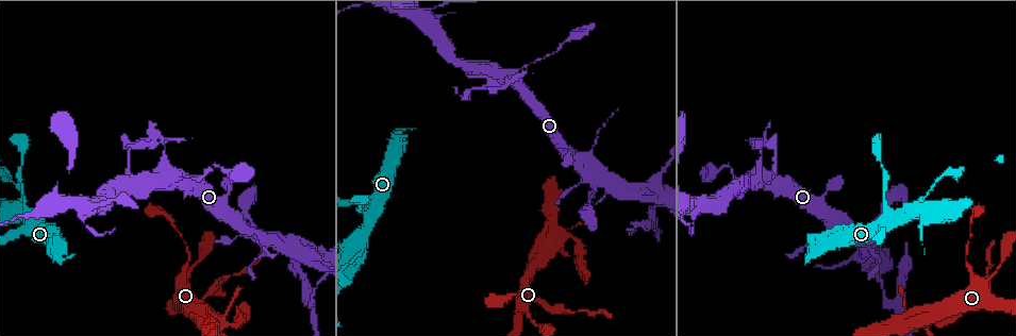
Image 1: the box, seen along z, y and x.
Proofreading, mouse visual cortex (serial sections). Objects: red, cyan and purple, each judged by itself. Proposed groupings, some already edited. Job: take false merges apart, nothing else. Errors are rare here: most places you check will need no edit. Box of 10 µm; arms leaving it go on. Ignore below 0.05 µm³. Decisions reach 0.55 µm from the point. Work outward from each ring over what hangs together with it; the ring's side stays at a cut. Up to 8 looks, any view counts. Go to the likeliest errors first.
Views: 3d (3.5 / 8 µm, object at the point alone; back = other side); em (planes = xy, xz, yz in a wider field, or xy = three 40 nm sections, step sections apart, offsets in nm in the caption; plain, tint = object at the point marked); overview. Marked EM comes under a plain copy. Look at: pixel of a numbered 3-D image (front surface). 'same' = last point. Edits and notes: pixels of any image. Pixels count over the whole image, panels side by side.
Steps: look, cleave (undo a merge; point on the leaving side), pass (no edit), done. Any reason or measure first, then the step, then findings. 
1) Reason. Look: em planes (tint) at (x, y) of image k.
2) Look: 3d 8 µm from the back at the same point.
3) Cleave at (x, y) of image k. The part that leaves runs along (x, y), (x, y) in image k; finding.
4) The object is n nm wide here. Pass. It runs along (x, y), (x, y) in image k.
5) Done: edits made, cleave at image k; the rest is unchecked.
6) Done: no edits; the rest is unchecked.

Sharp bend. Look: 3d 8 µm from the back at (503, 86) of image 1.

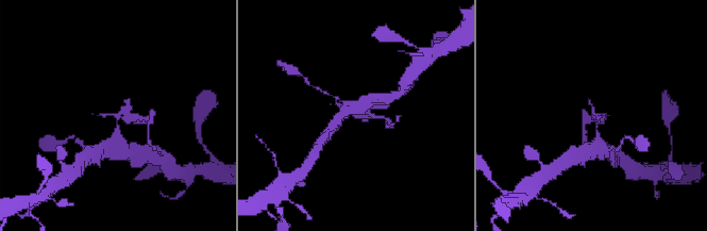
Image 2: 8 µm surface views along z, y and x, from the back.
Now the EM. Look: em xy step 2 (tint) at the same point.

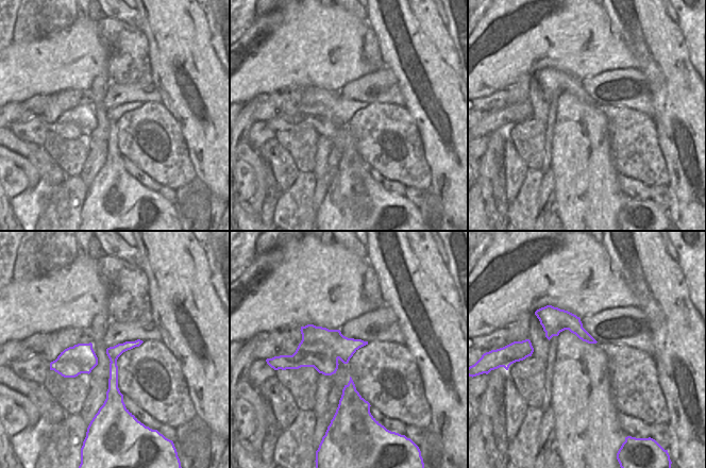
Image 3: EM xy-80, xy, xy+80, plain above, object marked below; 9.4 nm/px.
The object is 400 nm wide here. Cleave at (136, 120) of image 2. The part that leaves runs along (116, 120), (148, 122) in image 2; two cells meet here.

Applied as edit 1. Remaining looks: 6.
Redraw. Look: overview.

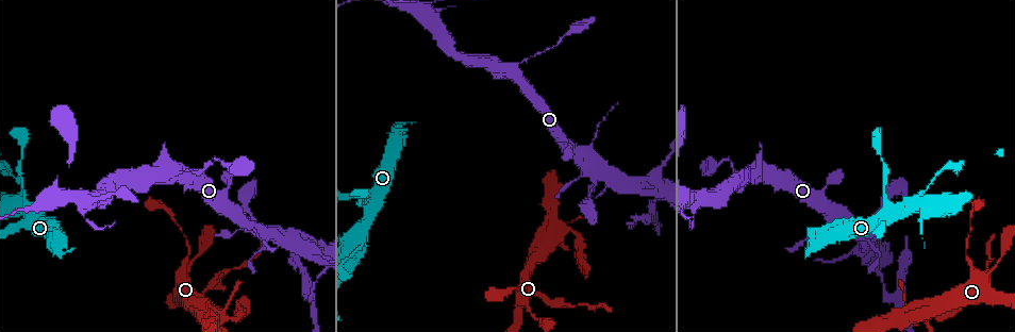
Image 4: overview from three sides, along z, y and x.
Look: 3d 3.5 µm at (887, 295) of image 4.

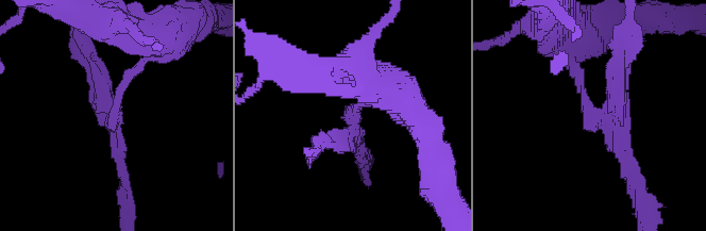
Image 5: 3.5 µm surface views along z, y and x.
Need the tissue. Look: em planes (tint) at (354, 116) of image 5.

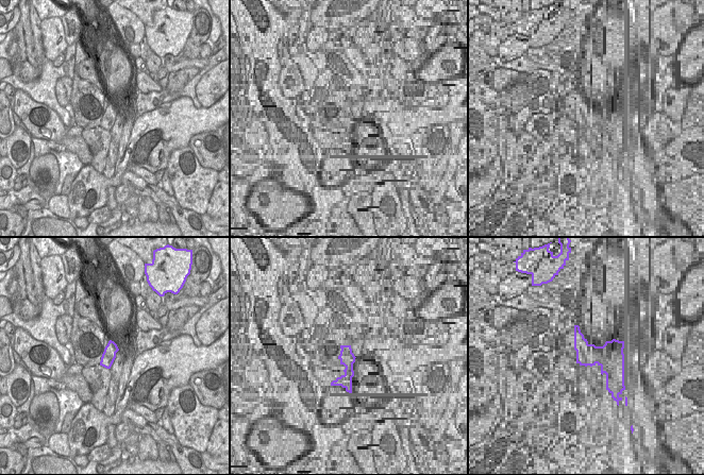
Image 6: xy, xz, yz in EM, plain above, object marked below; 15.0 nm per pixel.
Cleave at (618, 82) of image 5. A second cell is stuck on.

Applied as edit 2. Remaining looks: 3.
Done: edits made, cleave at image 2, cleave at image 5; the rest is unchecked.

